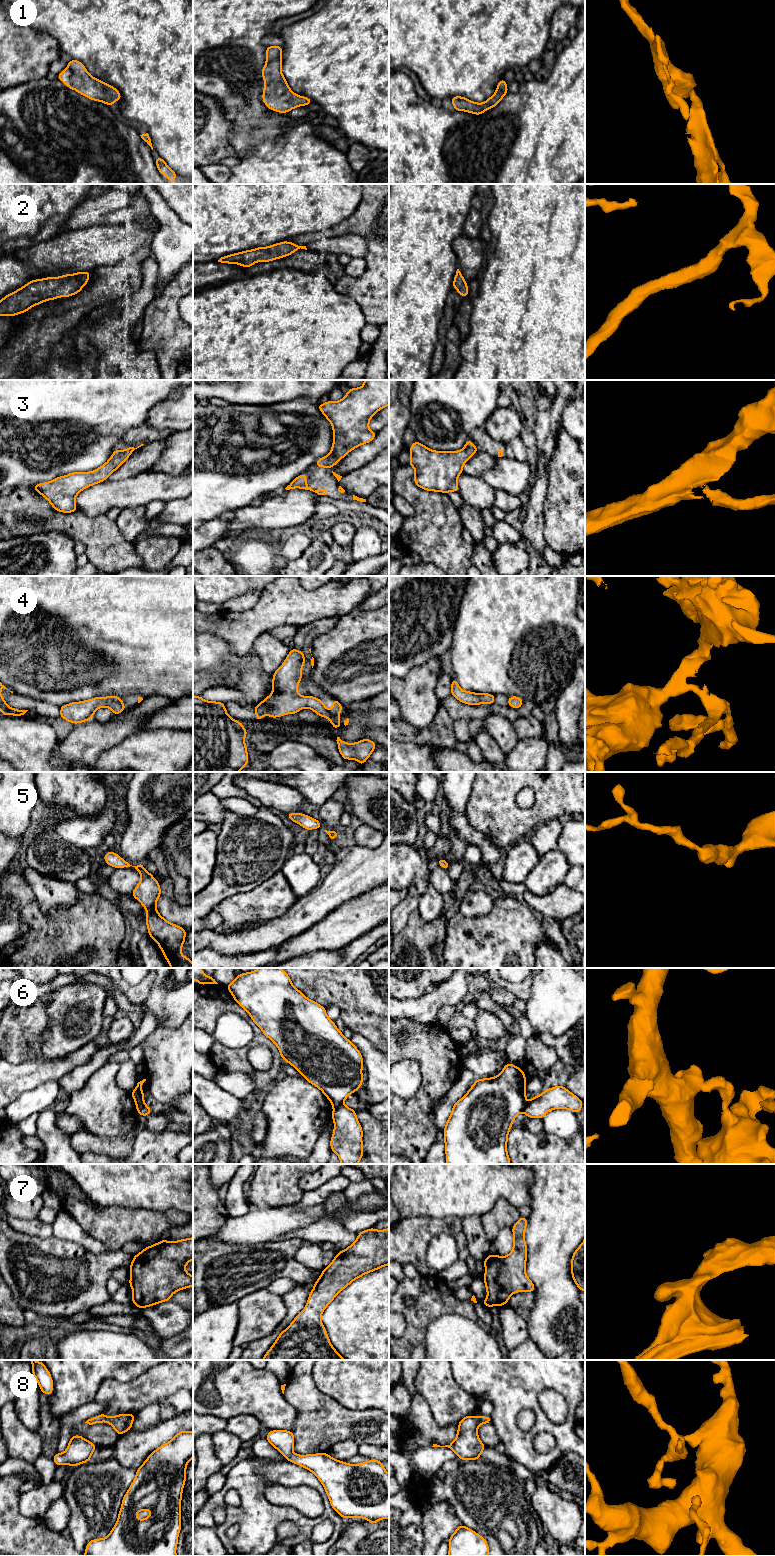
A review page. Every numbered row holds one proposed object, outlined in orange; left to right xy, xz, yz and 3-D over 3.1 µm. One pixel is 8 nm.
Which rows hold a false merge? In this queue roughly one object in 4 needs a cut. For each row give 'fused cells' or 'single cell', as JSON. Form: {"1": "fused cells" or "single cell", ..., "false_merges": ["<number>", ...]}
{"1": "single cell", "2": "single cell", "3": "single cell", "4": "single cell", "5": "single cell", "6": "fused cells", "7": "single cell", "8": "single cell", "false_merges": ["6"]}

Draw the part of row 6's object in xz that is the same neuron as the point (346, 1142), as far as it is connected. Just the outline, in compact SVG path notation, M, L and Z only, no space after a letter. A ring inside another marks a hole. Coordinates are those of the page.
M340 1104L333 1108L333 1136L330 1147L340 1159L341 1164L358 1164L363 1150L363 1130L359 1123L356 1110Z

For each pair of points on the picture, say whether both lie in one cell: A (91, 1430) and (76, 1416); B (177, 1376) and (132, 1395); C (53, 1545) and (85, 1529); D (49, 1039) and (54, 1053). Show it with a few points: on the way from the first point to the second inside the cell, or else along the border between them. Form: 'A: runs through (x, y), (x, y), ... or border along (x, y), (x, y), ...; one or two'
A: border along (84, 1421), (78, 1422), (72, 1428), (70, 1436); two
B: runs through (166, 1378), (143, 1391); one
C: border along (70, 1537), (74, 1545); two
D: runs through (52, 1042), (54, 1050); one

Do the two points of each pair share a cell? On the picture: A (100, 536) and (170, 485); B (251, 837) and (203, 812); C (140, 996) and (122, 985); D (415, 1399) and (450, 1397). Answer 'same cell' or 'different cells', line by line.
A: different cells
B: different cells
C: same cell
D: different cells

